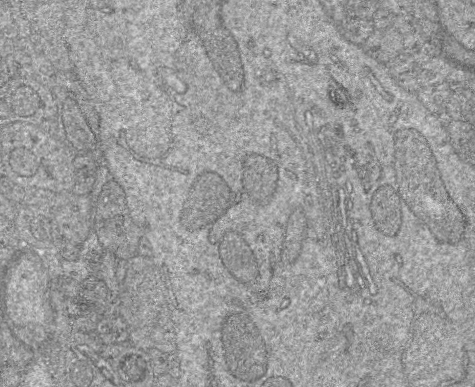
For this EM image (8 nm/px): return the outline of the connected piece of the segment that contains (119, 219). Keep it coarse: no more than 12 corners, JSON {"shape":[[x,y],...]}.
{"shape":[[111,178],[96,200],[93,229],[118,260],[138,255],[141,230]]}

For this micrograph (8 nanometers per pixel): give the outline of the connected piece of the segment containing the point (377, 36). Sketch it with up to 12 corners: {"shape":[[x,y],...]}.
{"shape":[[393,26],[375,29],[362,47],[388,64],[403,52]]}

